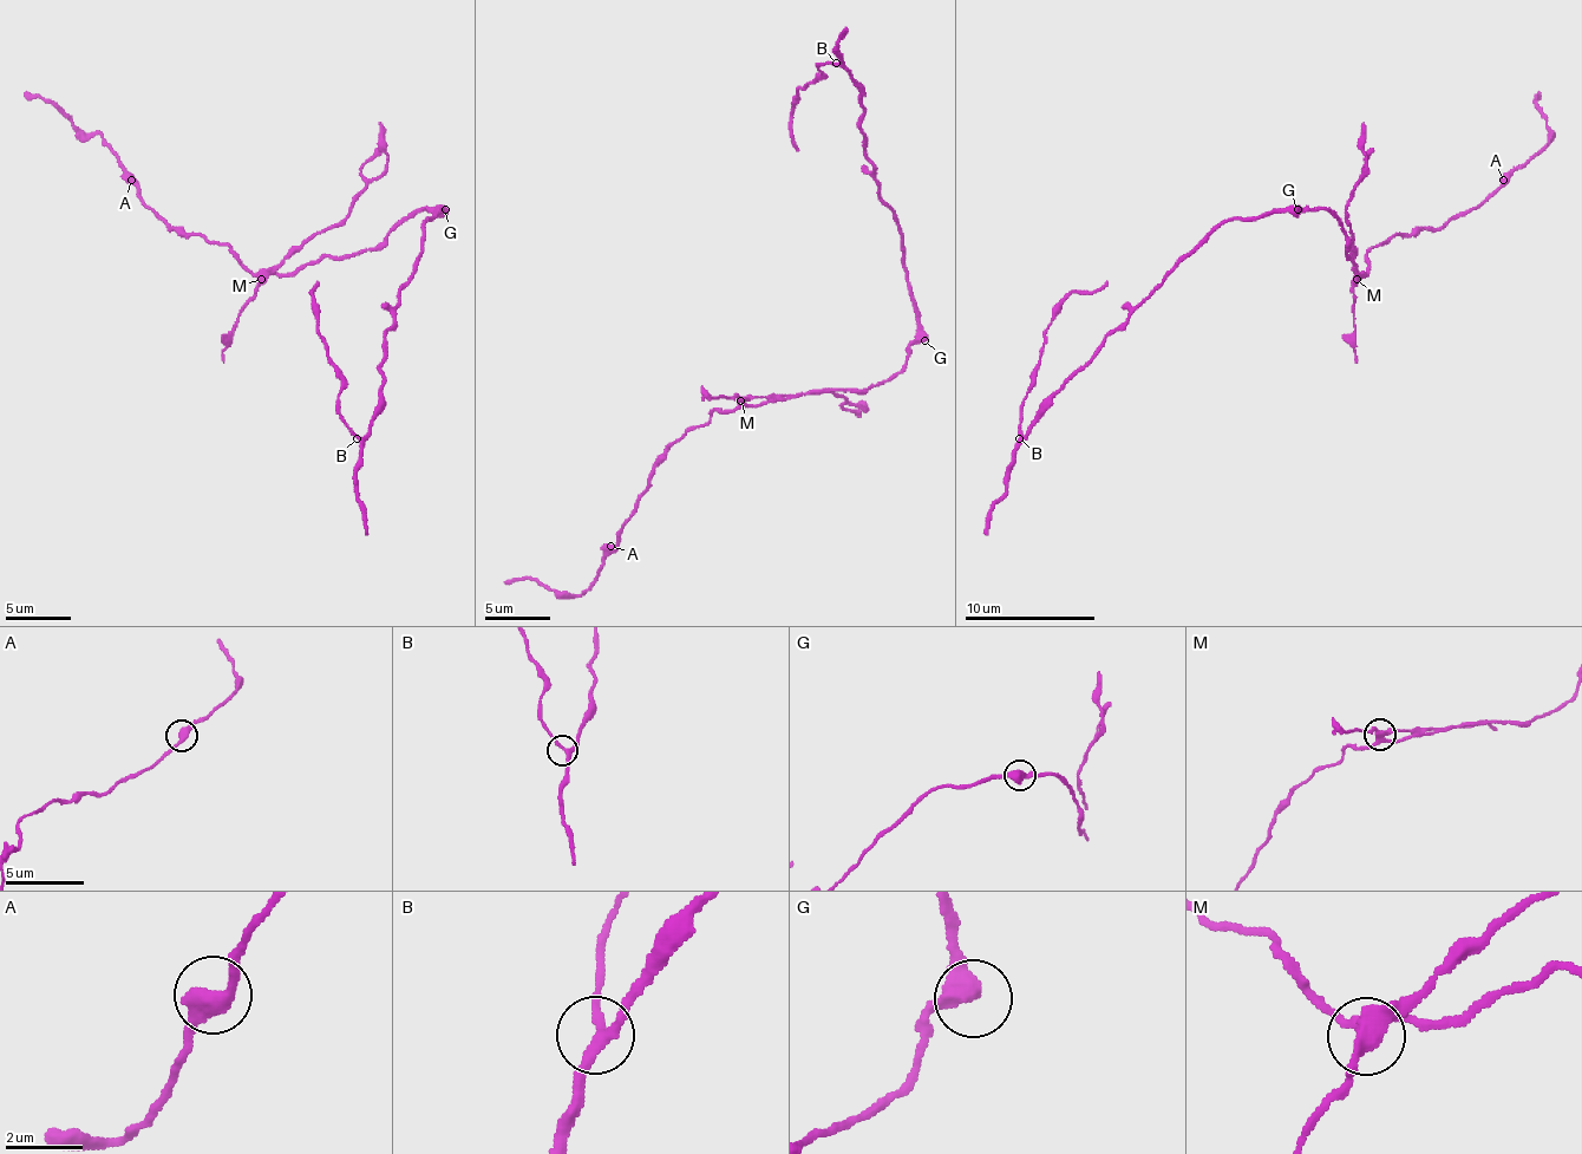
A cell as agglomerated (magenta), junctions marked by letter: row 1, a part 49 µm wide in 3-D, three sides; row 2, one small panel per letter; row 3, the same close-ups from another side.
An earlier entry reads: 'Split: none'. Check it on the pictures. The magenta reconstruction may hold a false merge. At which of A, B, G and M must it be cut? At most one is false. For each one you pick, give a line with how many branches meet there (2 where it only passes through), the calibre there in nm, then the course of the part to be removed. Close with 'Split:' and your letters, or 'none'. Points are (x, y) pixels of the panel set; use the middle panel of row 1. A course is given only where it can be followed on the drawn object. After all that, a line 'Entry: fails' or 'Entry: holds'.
M: Branches: 4. Thickness 380 nm. Course of the part to remove: (742, 399), (834, 390), (860, 405)
Split: M
Entry: fails

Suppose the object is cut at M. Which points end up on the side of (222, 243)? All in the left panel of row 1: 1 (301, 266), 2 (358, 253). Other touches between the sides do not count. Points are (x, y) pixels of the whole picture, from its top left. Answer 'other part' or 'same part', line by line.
1: same part
2: same part

